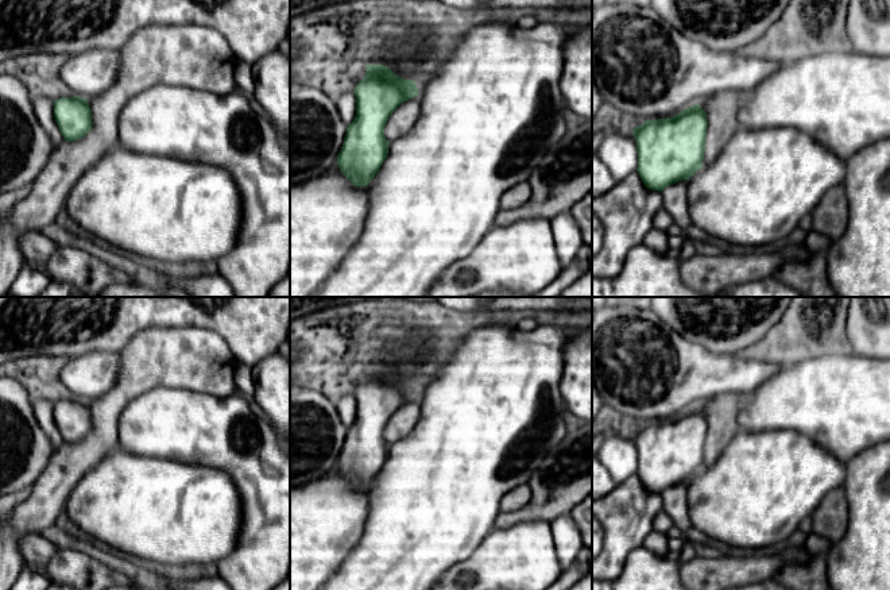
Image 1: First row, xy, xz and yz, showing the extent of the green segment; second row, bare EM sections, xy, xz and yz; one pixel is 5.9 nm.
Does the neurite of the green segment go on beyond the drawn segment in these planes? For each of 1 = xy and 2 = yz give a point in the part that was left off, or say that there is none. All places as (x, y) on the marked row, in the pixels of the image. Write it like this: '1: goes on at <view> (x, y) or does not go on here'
1: does not go on here
2: does not go on here

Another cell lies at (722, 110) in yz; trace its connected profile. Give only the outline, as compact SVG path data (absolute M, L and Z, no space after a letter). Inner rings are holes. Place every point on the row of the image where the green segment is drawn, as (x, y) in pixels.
M723 90L699 103L708 122L703 166L715 162L738 131L742 99L739 90Z

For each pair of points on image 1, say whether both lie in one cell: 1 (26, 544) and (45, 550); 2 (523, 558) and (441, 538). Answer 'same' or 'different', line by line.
1: same
2: different

